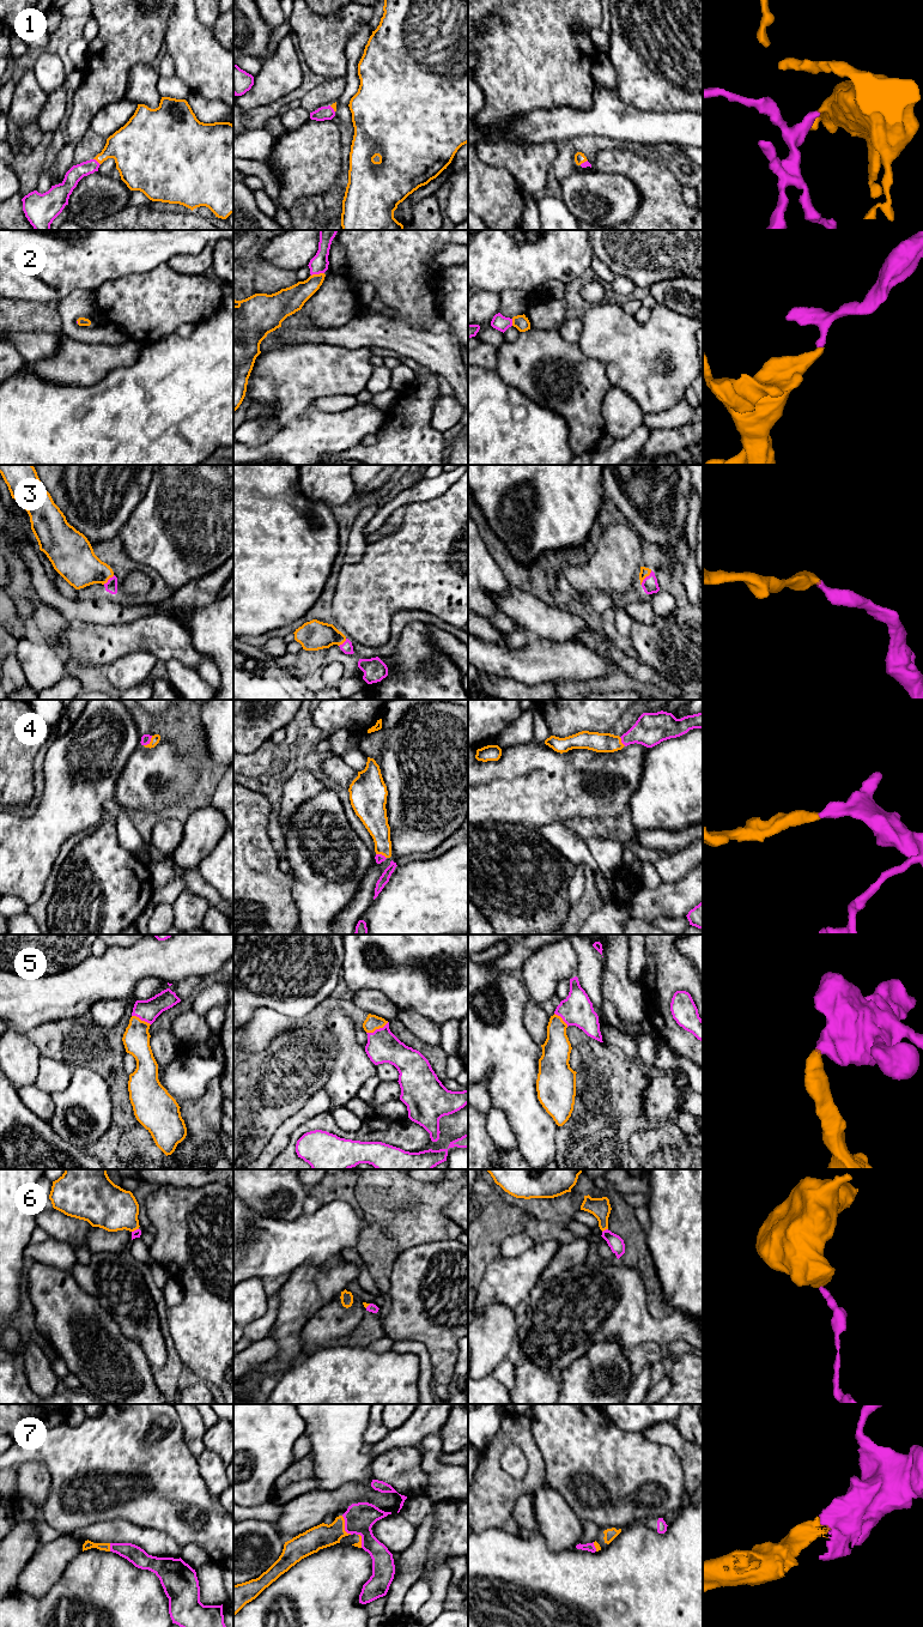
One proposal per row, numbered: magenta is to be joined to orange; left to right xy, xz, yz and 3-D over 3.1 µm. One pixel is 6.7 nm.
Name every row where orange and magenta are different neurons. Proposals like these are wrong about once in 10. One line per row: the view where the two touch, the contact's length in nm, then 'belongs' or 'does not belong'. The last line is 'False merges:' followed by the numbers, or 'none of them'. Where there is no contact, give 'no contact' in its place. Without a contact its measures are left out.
1: meets orange in xy; contact 60 nm long; belongs
2: meets orange in xz; contact 90 nm long; belongs
3: meets orange in yz; contact 120 nm long; belongs
4: meets orange in xy; contact 90 nm long; belongs
5: meets orange in xz; contact 170 nm long; belongs
6: meets orange in yz; contact 50 nm long; belongs
7: meets orange in xz; contact 140 nm long; belongs
False merges: none of them

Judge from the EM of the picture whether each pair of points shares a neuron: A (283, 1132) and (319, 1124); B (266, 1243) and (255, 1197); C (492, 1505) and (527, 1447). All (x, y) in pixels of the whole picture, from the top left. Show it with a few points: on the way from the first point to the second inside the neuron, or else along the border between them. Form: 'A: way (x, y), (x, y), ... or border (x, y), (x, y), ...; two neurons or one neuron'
A: border (321, 1113), (305, 1120), (280, 1151); two neurons
B: border (246, 1203), (262, 1216), (287, 1222); two neurons
C: way (509, 1489), (518, 1487), (532, 1474), (532, 1464); one neuron

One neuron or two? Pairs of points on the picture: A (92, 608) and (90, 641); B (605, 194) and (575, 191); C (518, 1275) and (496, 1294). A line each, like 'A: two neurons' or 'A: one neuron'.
A: two neurons
B: one neuron
C: one neuron

